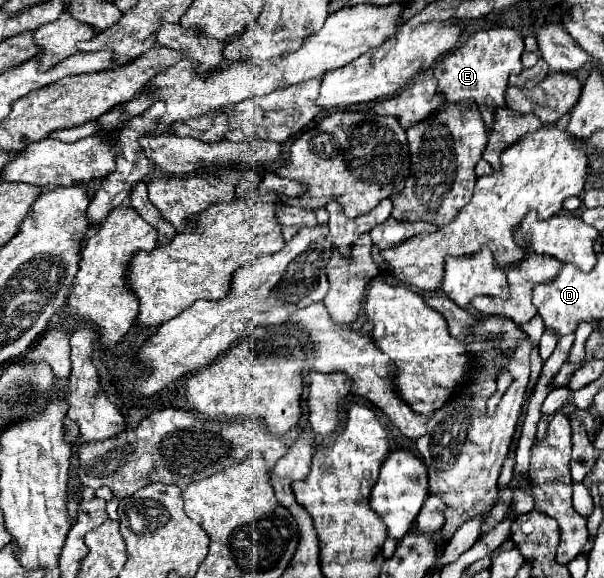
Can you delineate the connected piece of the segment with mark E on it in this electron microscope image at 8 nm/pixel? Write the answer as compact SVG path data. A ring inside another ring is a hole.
M501 25L501 27L491 27L491 29L487 29L487 31L475 31L475 33L469 35L469 39L467 39L461 47L457 47L457 49L451 51L451 53L445 53L445 55L437 61L437 65L435 65L435 79L439 81L439 93L443 93L443 95L445 95L449 101L453 101L453 103L475 101L475 103L479 105L479 111L481 111L481 115L483 115L483 119L485 119L485 125L487 125L487 129L489 129L489 125L493 123L493 109L495 109L497 105L505 105L505 89L507 89L507 85L509 85L509 75L511 75L511 73L521 73L521 69L523 69L523 65L521 65L521 53L523 53L523 35L521 35L521 29L519 29L519 27Z

